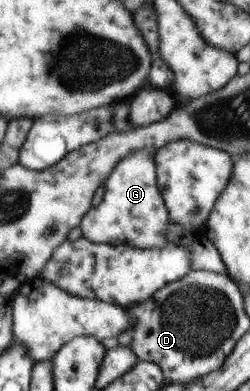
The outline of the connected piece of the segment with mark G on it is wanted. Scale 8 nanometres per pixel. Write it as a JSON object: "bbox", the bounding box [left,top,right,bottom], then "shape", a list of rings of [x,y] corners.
{"bbox":[80,150,169,249],"shape":[[[140,150],[122,158],[112,170],[107,179],[107,186],[98,200],[96,207],[84,214],[80,223],[84,238],[88,241],[101,244],[130,244],[135,248],[162,249],[169,244],[167,240],[167,226],[169,225],[169,213],[157,186],[157,171],[155,166],[155,153],[150,150]]]}

